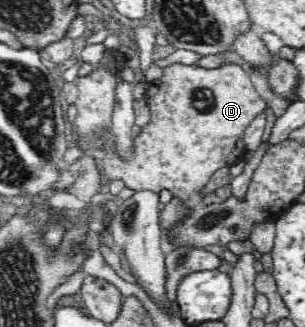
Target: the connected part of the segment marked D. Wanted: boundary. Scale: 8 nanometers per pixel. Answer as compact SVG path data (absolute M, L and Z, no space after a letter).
M226 61L226 63L222 63L220 67L216 67L215 69L208 69L198 65L186 65L180 62L176 62L165 67L163 72L164 75L161 79L156 79L155 81L147 84L147 91L145 92L145 95L147 104L149 105L150 120L146 126L142 127L140 133L138 133L136 135L136 139L134 139L134 158L130 162L122 162L122 160L120 160L120 158L114 154L113 135L111 135L111 132L108 131L109 145L105 148L104 151L104 154L106 155L100 156L100 159L102 159L102 173L105 175L105 177L110 179L110 181L115 179L124 180L125 187L135 191L154 190L159 193L163 189L167 189L170 191L170 193L172 193L173 196L180 196L184 198L188 204L198 207L202 197L204 197L204 195L199 195L199 189L209 181L211 175L222 167L230 167L237 161L242 160L242 157L244 157L247 152L245 144L242 142L242 137L244 137L244 130L250 125L257 115L264 112L266 106L262 97L254 88L254 85L252 85L252 81L250 81L246 75L244 67L236 65L236 63L228 63L228 61Z

